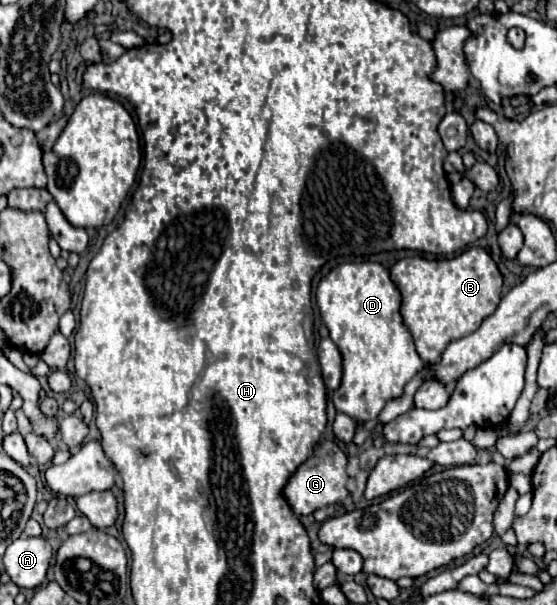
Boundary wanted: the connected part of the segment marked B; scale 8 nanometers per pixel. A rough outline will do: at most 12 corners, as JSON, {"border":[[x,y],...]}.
{"border":[[480,246],[402,258],[390,274],[418,356],[498,308],[504,278]]}

